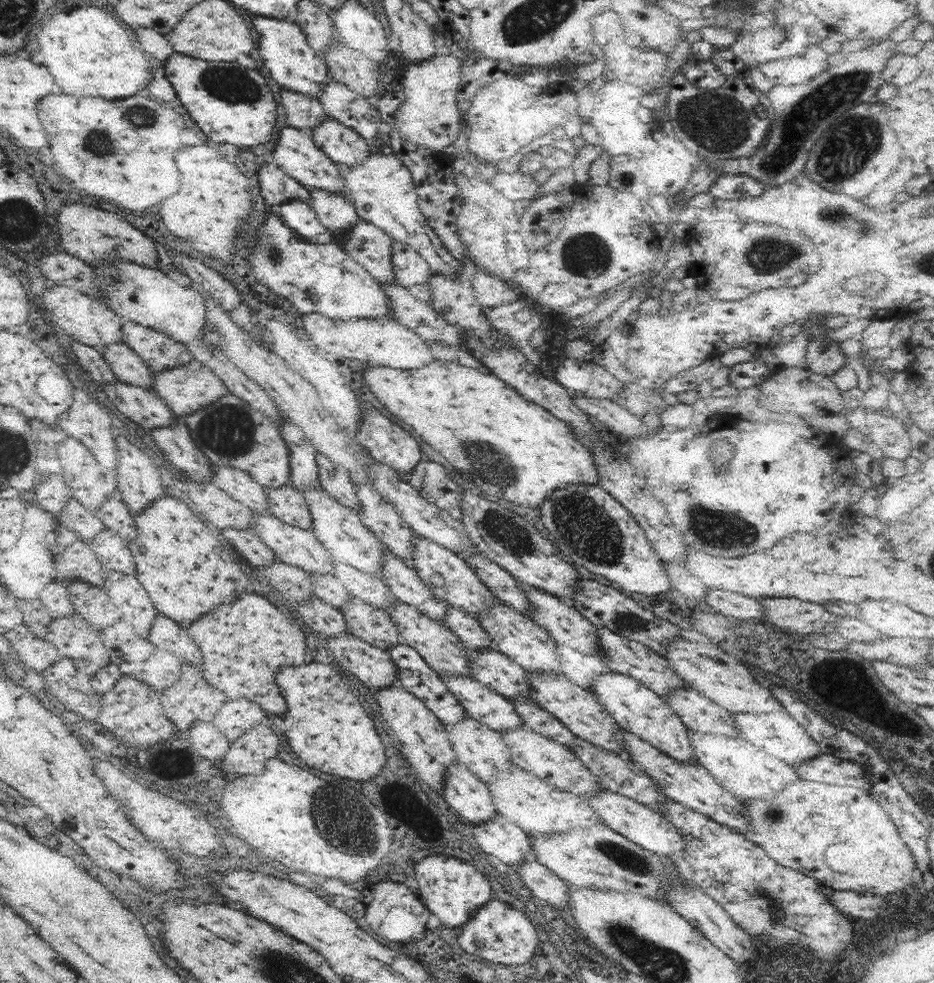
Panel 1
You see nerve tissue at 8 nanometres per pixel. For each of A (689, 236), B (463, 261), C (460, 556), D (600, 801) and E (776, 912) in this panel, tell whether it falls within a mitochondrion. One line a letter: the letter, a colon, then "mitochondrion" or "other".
A: other
B: other
C: other
D: other
E: mitochondrion

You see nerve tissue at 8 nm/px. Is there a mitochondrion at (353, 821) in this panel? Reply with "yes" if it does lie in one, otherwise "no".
yes

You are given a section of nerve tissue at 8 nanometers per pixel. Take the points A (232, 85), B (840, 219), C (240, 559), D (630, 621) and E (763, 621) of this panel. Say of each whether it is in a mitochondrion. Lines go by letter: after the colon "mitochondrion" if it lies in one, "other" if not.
A: mitochondrion
B: mitochondrion
C: other
D: mitochondrion
E: other

